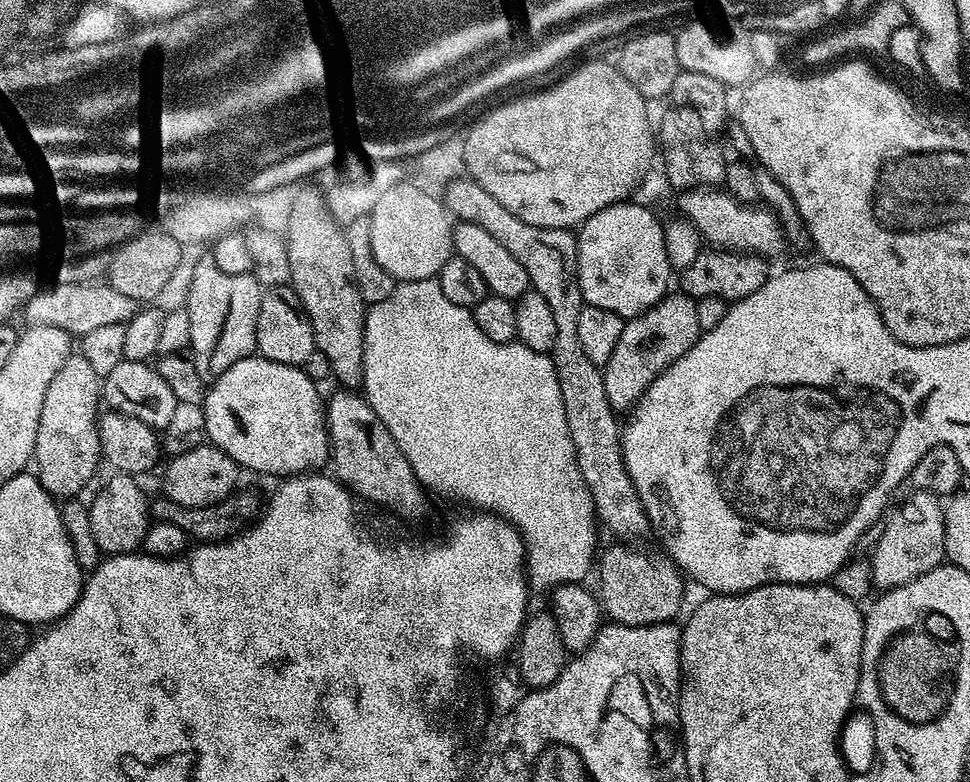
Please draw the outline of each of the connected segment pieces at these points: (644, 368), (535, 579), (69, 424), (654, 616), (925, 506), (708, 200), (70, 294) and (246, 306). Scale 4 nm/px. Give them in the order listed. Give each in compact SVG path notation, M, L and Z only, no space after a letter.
M676 290L661 298L650 310L627 321L622 330L622 338L618 338L618 346L614 346L614 354L602 366L606 398L610 398L610 406L617 413L624 414L639 404L644 391L666 371L694 342L700 340L702 333L698 326L698 310L696 300Z
M439 279L406 280L397 283L396 288L383 302L371 305L367 309L365 318L364 342L364 382L363 395L373 408L374 414L381 419L383 426L390 432L406 461L410 462L414 474L425 489L441 492L444 496L453 496L456 500L465 500L473 504L473 509L481 512L492 512L509 520L521 536L524 537L524 551L526 553L526 571L530 577L533 589L541 588L544 594L551 593L552 589L563 584L579 584L587 581L588 571L593 571L594 561L598 556L596 548L596 528L598 517L596 507L592 501L590 490L578 470L578 462L574 454L574 442L570 438L570 426L566 426L566 406L562 406L562 390L558 386L558 374L547 352L535 352L525 344L511 342L503 344L486 338L475 322L473 309L454 306L446 294L442 294Z
M79 352L69 353L46 390L35 438L36 475L43 488L54 498L65 500L77 497L102 462L101 442L97 434L101 402L102 384L90 362Z
M612 542L608 549L598 556L598 572L600 568L600 592L598 599L602 612L609 621L626 626L646 626L647 624L666 624L677 619L680 603L684 600L685 577L676 567L672 557L663 551L647 552L644 546L633 546L628 542Z
M914 492L895 506L896 509L893 507L887 513L886 519L883 521L884 529L881 530L880 537L876 540L876 549L870 553L872 583L880 590L902 586L906 582L934 570L946 560L944 555L944 504L941 497L935 496L932 492Z
M715 187L690 188L681 191L678 197L679 215L690 221L700 232L701 241L713 249L773 258L784 248L784 228L775 211L767 206L744 204L741 200L735 200L727 190Z
M107 282L88 284L53 283L53 288L41 287L22 308L23 314L29 316L32 324L42 326L58 326L58 330L66 330L73 337L79 338L90 334L90 330L98 330L98 326L125 325L138 310L138 302L134 298L126 298L126 294L114 290Z
M213 262L200 264L192 272L192 281L188 284L186 307L190 314L190 355L198 370L198 378L206 382L217 380L234 362L253 355L256 352L256 327L262 285L252 275L223 273Z

